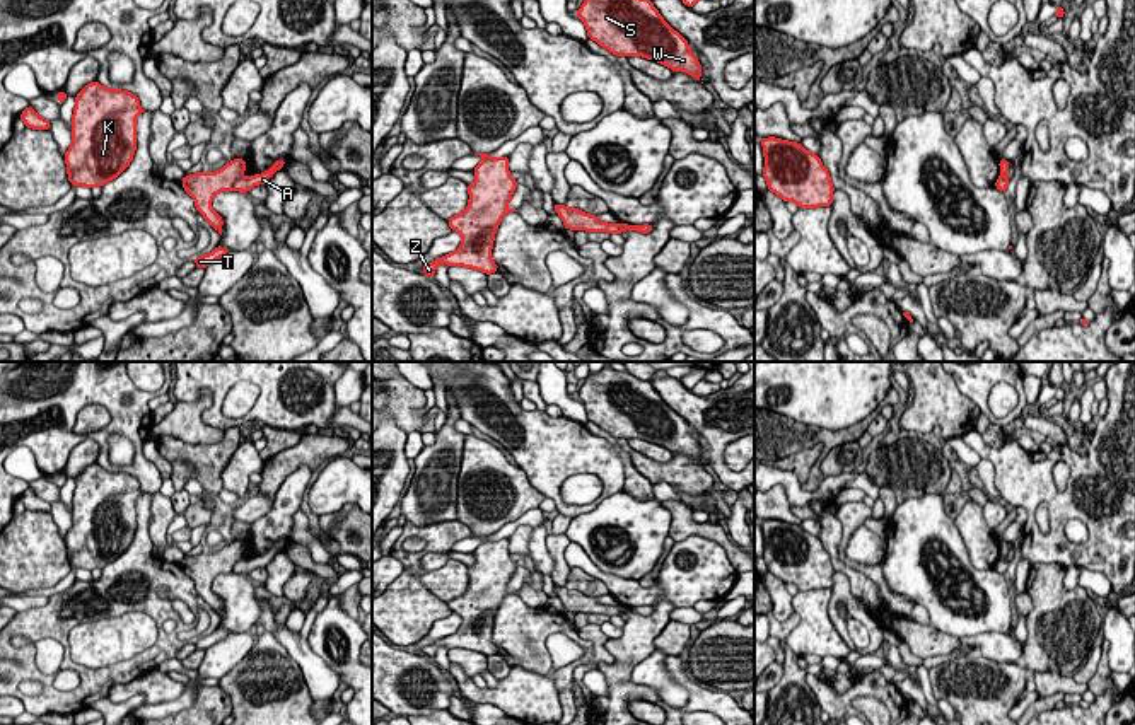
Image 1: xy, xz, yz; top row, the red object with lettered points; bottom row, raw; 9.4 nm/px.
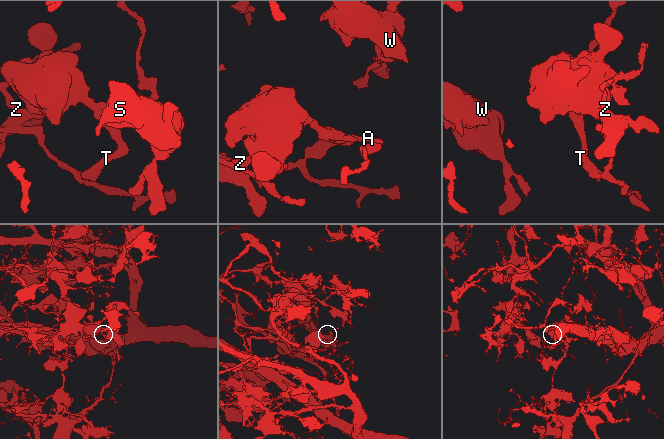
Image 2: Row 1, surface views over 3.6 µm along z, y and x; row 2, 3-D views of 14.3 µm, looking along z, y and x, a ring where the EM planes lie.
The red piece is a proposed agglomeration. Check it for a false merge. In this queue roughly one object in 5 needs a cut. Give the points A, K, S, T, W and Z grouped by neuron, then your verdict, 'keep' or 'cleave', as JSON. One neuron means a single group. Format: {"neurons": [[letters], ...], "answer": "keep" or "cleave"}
{"neurons": [["A"], ["K", "S", "T", "W", "Z"]], "answer": "cleave"}

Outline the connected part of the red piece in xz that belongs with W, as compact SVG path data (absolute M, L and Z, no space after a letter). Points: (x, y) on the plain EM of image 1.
M604 367L589 374L575 396L585 406L587 420L614 438L642 438L701 464L701 447L690 425L664 403L650 380Z

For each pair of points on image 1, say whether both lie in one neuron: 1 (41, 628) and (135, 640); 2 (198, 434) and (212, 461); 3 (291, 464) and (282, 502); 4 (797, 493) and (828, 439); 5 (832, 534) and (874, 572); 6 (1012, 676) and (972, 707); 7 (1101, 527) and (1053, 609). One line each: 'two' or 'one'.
1: two
2: two
3: two
4: two
5: two
6: one
7: two

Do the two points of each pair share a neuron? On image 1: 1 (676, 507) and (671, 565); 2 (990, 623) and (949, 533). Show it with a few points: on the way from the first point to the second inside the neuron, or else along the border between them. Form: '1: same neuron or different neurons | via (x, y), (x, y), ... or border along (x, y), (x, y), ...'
1: different neurons | border along (676, 541), (686, 536), (705, 536), (717, 543)
2: same neuron | via (992, 601), (992, 589), (958, 555)

